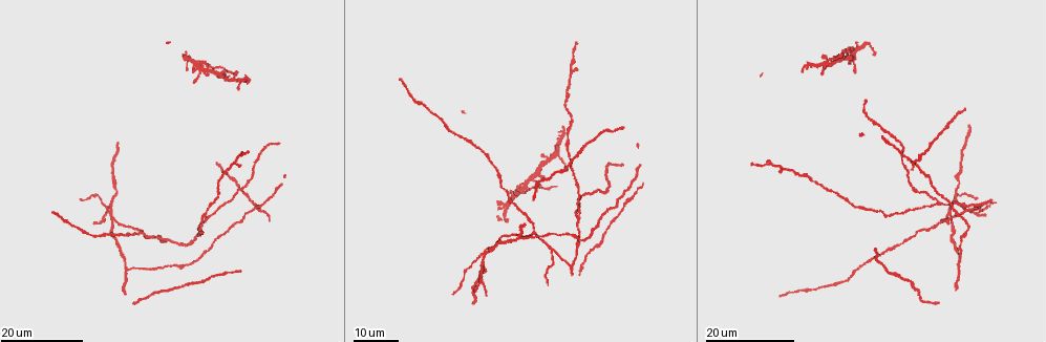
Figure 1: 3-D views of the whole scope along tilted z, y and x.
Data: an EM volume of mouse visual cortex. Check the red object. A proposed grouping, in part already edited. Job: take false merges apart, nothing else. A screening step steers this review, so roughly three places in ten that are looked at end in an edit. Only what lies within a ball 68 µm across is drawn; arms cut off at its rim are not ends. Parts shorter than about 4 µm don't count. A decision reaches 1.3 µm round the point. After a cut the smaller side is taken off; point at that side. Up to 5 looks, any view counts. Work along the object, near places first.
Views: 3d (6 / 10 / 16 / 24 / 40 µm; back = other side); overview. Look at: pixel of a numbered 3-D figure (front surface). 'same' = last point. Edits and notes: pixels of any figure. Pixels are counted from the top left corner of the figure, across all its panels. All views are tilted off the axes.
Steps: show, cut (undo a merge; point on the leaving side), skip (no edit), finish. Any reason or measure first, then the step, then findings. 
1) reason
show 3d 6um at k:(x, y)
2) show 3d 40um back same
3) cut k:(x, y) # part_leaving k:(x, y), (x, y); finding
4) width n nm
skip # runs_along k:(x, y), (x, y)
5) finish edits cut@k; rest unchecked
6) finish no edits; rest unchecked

side arm on a straight run
show 3d 24um at 1:(948, 214)

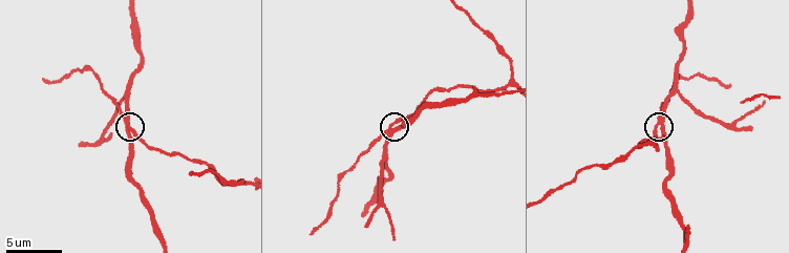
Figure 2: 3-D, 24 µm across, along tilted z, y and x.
closer look
show 3d 6um at 2:(393, 131)

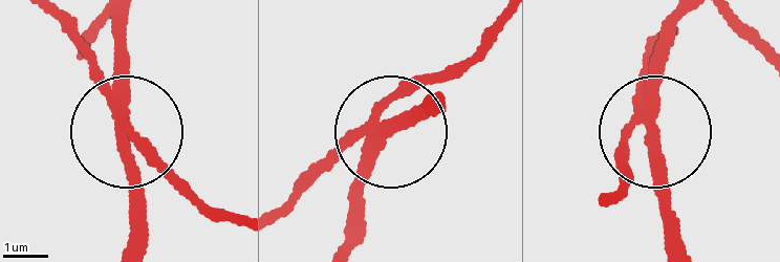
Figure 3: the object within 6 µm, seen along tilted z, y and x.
side_arm 24 um; arms 3
cut 3:(124, 57) # two cells meet here

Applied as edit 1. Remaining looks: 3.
redraw
show overview

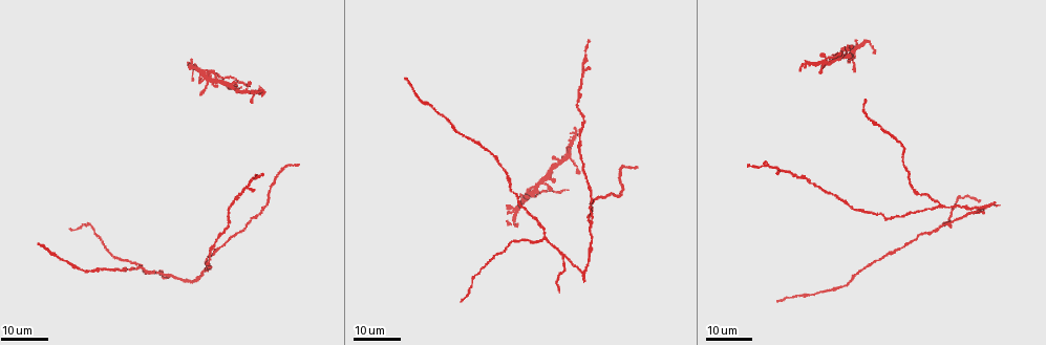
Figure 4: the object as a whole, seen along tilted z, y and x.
three-way junction
show 3d 16um at 4:(944, 222)

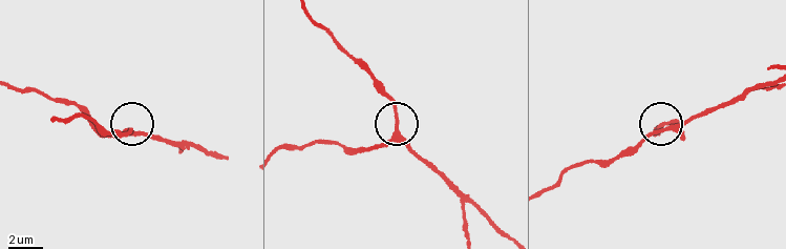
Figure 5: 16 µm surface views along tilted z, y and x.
show 3d 6um at 5:(396, 130)

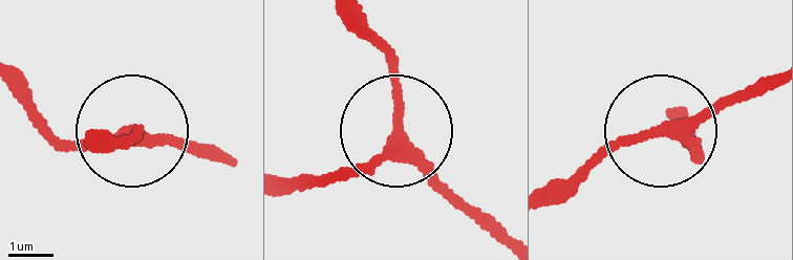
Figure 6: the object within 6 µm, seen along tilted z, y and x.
side_arm 29 um
skip # runs_along 6:(488, 213), (448, 198), (397, 144), (311, 179); one cell here

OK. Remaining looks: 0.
finish edits cut@3; rest unchecked

